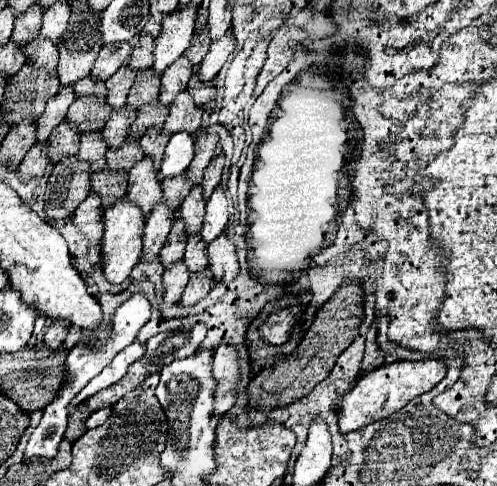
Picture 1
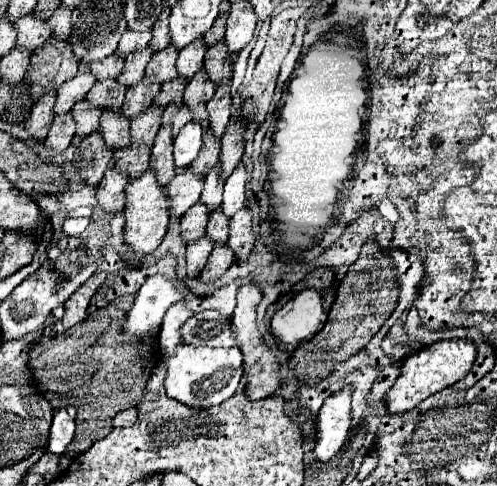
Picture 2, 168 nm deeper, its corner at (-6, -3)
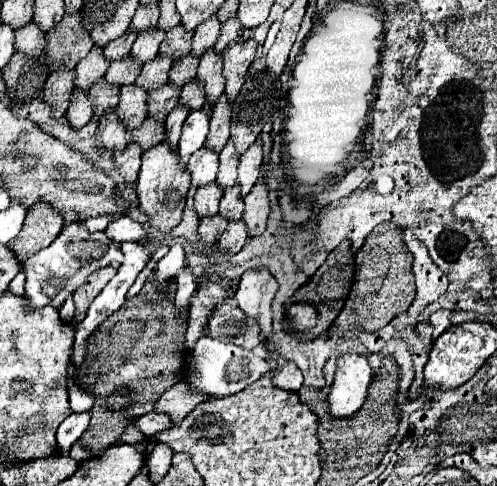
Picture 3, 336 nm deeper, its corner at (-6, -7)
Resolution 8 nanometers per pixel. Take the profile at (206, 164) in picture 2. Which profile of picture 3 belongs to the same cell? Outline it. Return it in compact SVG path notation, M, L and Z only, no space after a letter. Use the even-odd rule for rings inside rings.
M220 96L220 100L210 110L210 132L206 138L206 148L212 152L220 152L224 144L230 138L230 102L226 96Z

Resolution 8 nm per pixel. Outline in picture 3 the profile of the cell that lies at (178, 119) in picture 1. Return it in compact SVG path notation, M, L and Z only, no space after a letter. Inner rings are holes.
M212 50L204 52L204 56L200 58L200 64L198 64L196 80L200 84L204 84L204 88L206 88L206 102L208 102L208 106L212 106L218 100L218 96L224 94L222 58L216 56L216 52L212 52Z

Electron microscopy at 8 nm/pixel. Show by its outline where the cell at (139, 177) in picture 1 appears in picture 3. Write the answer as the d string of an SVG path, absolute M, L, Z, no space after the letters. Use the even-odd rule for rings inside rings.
M176 106L168 118L166 118L166 142L170 144L170 148L174 150L178 146L178 138L180 138L180 130L182 130L182 124L188 116L188 108L186 106Z

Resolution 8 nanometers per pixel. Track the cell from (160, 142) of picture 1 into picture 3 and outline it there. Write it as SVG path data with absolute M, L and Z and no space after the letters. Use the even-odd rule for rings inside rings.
M192 80L190 84L186 84L180 92L180 104L190 104L190 112L202 110L206 106L204 86L198 80Z

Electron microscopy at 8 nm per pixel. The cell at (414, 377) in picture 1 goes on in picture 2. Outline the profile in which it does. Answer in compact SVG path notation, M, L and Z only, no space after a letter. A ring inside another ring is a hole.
M466 338L442 340L442 342L436 342L432 346L420 348L418 352L410 354L402 366L400 378L396 380L394 388L390 388L390 392L388 392L388 410L392 414L412 410L428 396L432 396L432 394L452 386L454 382L462 380L470 372L472 364L476 360L476 354L478 354L476 344L472 340L466 340Z

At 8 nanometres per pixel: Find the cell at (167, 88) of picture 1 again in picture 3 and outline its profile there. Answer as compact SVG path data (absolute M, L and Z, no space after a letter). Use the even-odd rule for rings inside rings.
M212 16L210 20L206 20L202 26L196 28L194 32L194 40L192 40L192 56L194 58L200 58L206 50L210 50L216 42L220 34L220 22L216 20L216 16Z

